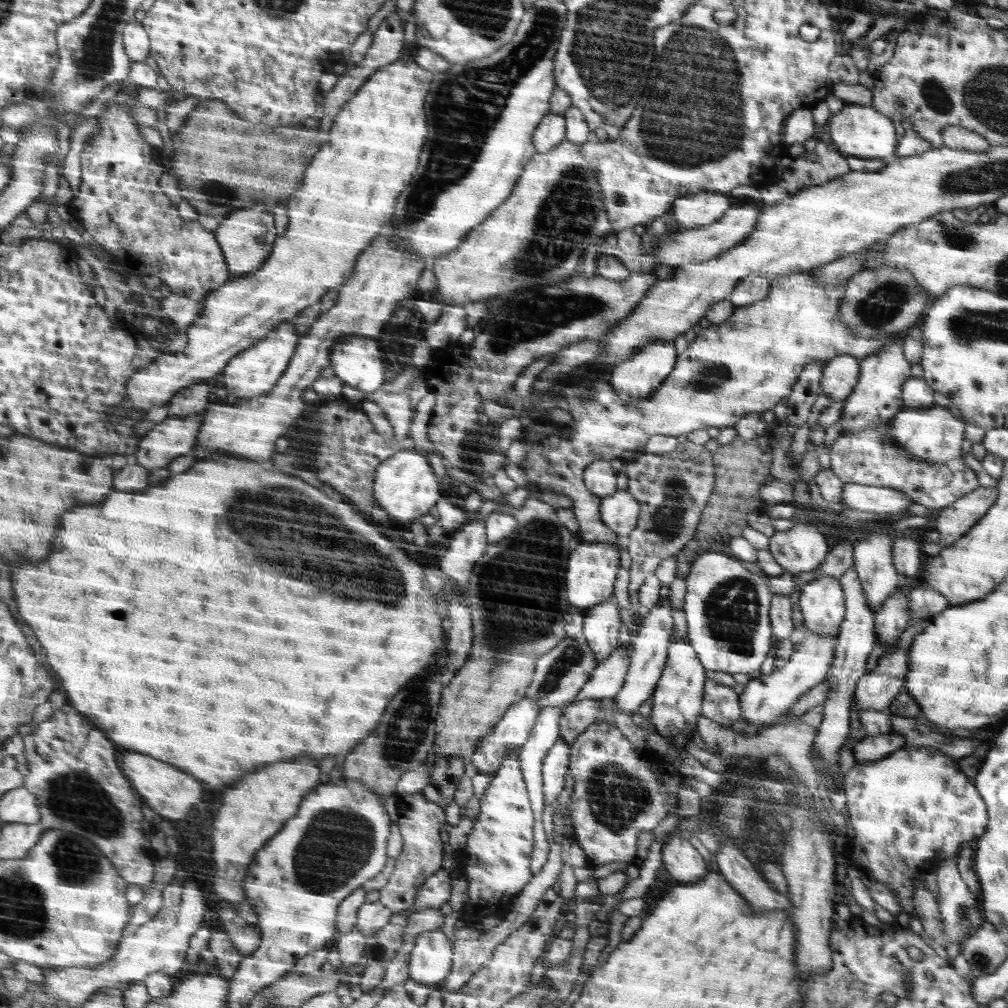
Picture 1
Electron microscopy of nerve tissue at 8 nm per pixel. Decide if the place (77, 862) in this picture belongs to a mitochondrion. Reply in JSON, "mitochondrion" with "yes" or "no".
{"mitochondrion":"yes"}

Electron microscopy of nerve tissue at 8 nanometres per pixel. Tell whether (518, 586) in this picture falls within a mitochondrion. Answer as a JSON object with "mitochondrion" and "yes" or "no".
{"mitochondrion":"yes"}

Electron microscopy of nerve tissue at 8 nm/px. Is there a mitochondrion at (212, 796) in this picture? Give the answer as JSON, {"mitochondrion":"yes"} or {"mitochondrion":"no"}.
{"mitochondrion":"no"}

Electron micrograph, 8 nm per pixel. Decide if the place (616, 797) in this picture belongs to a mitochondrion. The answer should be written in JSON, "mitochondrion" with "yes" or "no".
{"mitochondrion":"yes"}

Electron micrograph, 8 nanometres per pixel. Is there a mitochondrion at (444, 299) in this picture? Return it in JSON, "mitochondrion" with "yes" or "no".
{"mitochondrion":"no"}

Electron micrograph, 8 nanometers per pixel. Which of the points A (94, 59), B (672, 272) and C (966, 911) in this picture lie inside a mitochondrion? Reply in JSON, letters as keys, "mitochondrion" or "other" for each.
{"A":"mitochondrion","B":"other","C":"mitochondrion"}

